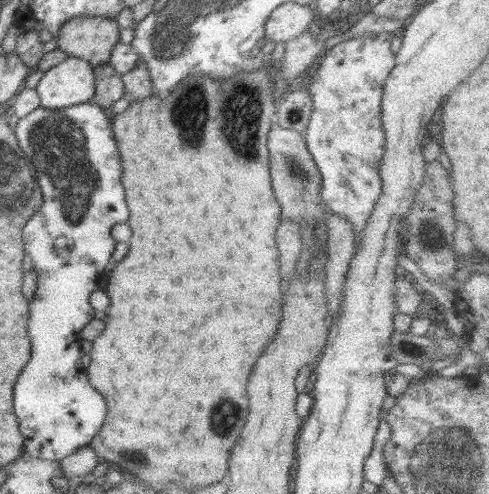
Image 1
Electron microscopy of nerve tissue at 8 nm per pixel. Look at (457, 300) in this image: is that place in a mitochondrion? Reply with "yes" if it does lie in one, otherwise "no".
no

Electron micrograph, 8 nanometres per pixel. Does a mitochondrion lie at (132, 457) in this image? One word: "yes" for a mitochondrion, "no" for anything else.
yes

